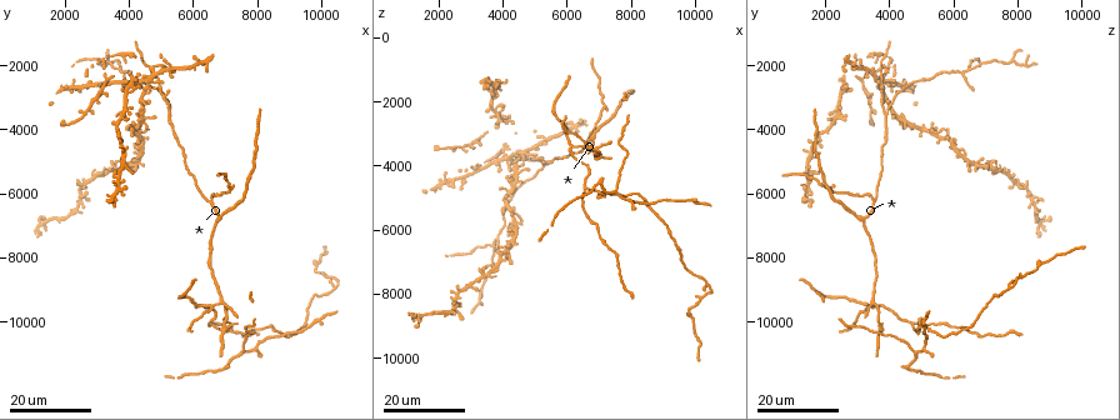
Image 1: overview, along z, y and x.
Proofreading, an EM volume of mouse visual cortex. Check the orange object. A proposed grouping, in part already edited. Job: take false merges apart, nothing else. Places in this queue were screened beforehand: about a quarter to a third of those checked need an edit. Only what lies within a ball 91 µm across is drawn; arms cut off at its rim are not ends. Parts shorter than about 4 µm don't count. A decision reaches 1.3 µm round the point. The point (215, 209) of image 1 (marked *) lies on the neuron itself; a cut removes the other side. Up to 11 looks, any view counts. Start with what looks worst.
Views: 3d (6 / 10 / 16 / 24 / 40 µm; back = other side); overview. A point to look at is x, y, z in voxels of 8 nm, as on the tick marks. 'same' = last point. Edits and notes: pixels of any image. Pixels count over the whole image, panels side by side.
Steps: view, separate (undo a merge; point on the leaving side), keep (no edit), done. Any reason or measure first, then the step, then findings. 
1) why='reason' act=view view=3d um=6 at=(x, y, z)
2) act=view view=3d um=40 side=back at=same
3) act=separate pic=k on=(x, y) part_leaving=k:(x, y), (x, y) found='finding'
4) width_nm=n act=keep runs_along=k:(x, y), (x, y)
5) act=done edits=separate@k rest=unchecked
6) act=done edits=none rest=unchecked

why='side arm on a straight run' act=view view=3d um=24 at=(8600, 10200, 5400)

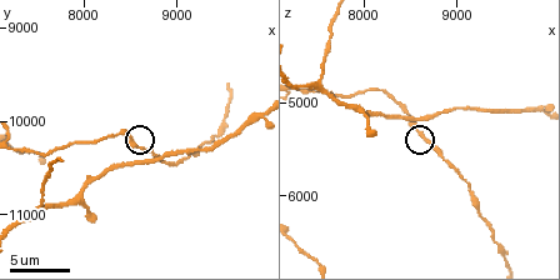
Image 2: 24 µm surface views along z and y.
act=view view=3d um=10 at=(8600, 10300, 5300)

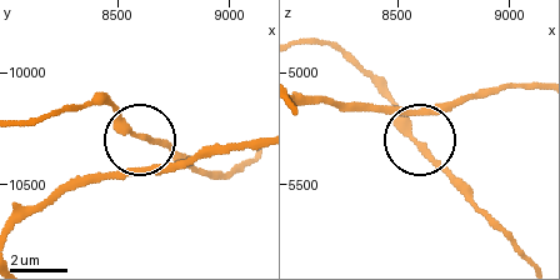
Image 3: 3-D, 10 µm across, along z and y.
arms=3 act=keep runs_along=3:(25, 119), (99, 105), (174, 168) found='one neuron here'

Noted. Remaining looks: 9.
why='three arms meet' act=view view=3d um=16 at=(6600, 10100, 4700)

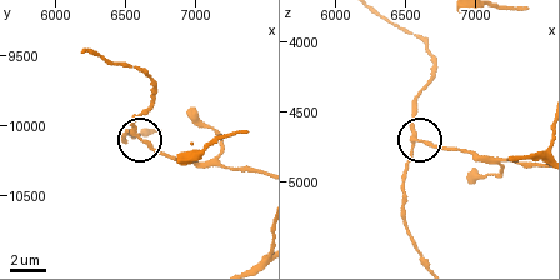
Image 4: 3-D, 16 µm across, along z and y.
act=view view=3d um=6 at=(6560, 10040, 4720)

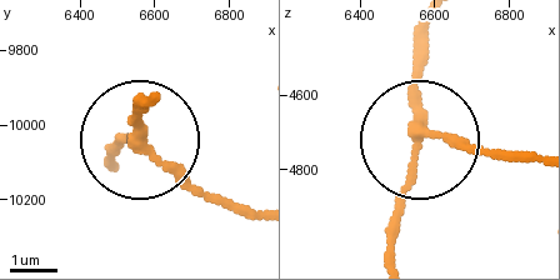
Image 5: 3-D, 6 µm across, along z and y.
act=keep runs_along=5:(153, 91), (138, 111), (138, 143), (114, 155) found='one neuron here'

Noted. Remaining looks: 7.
why='three-way junction' act=view view=3d um=24 at=(6100, 9400, 3400)

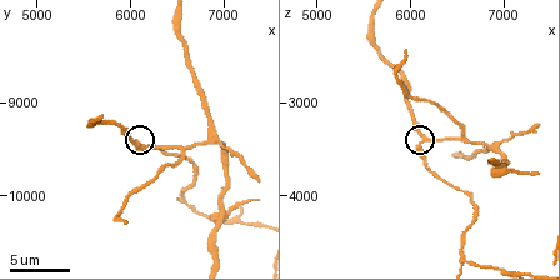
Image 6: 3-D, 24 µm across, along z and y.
act=view view=3d um=10 at=(6150, 9500, 3400)

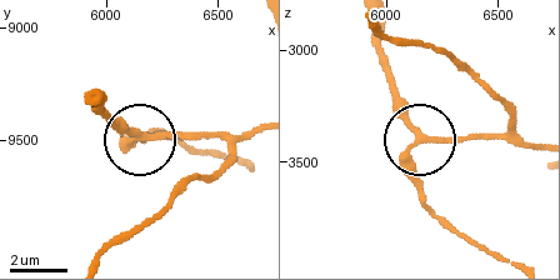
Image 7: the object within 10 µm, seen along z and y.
side_arm_um=23 arms=3 act=keep found='one neuron here'

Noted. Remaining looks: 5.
why='looks like a crossing' act=view view=3d um=24 at=(4200, 4100, 5500)

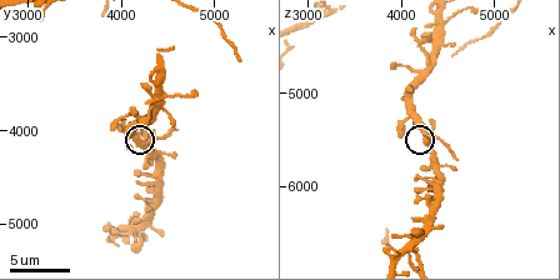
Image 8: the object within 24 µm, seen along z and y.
act=view view=3d um=6 at=(4350, 4100, 5400)

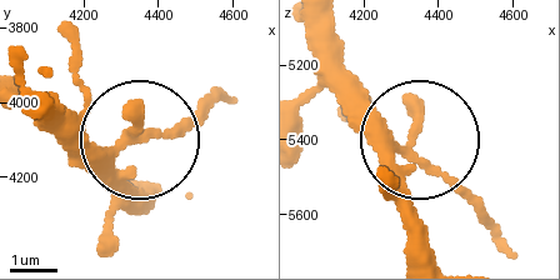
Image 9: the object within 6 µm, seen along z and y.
why='from behind' act=view view=3d um=6 side=back at=(4300, 4130, 5430)

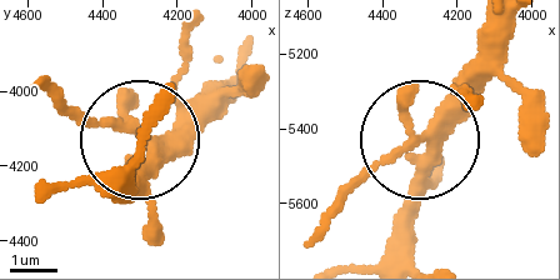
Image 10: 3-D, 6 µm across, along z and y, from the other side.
width_nm=310 act=keep runs_along=10:(486, 21), (474, 81), (335, 209) found='all the same neuron'

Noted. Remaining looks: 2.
why='thin neck' act=view view=3d um=16 at=(7500, 10300, 6700)

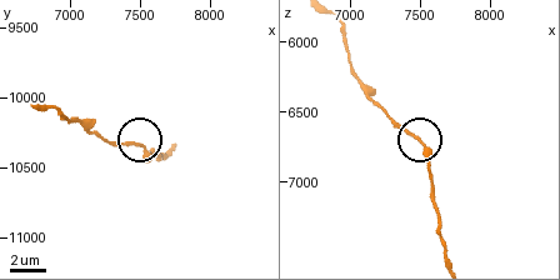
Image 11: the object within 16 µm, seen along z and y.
act=view view=3d um=6 at=(7500, 10340, 6700)

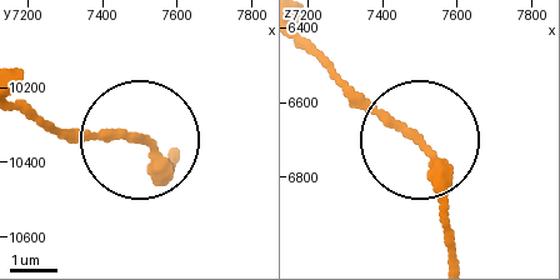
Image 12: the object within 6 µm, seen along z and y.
act=keep runs_along=12:(305, 38), (413, 133), (449, 236) found='one neuron here'

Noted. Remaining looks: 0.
act=done edits=none rest=unchecked

